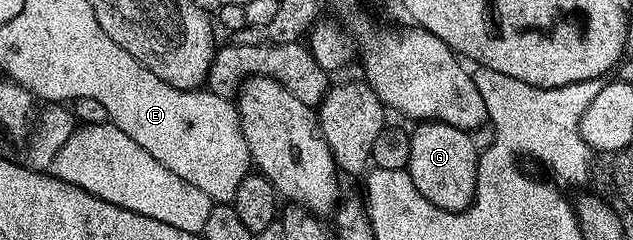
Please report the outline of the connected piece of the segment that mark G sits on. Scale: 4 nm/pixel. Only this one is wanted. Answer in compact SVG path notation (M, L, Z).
M424 122L419 125L417 132L411 133L409 162L406 175L412 179L412 185L426 198L429 204L442 212L463 212L472 202L472 195L476 189L476 162L478 147L469 133L458 130L449 124Z

